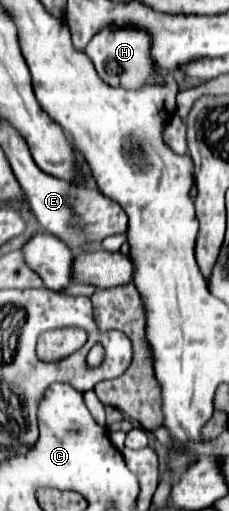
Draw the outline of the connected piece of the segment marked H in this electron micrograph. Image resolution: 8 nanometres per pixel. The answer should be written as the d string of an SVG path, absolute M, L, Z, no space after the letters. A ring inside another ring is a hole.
M104 28L90 40L90 44L86 46L86 54L94 62L96 72L102 78L102 82L110 86L136 90L138 86L142 86L144 82L148 82L152 76L158 74L158 70L154 68L150 60L150 36L134 28L122 28L122 30Z

